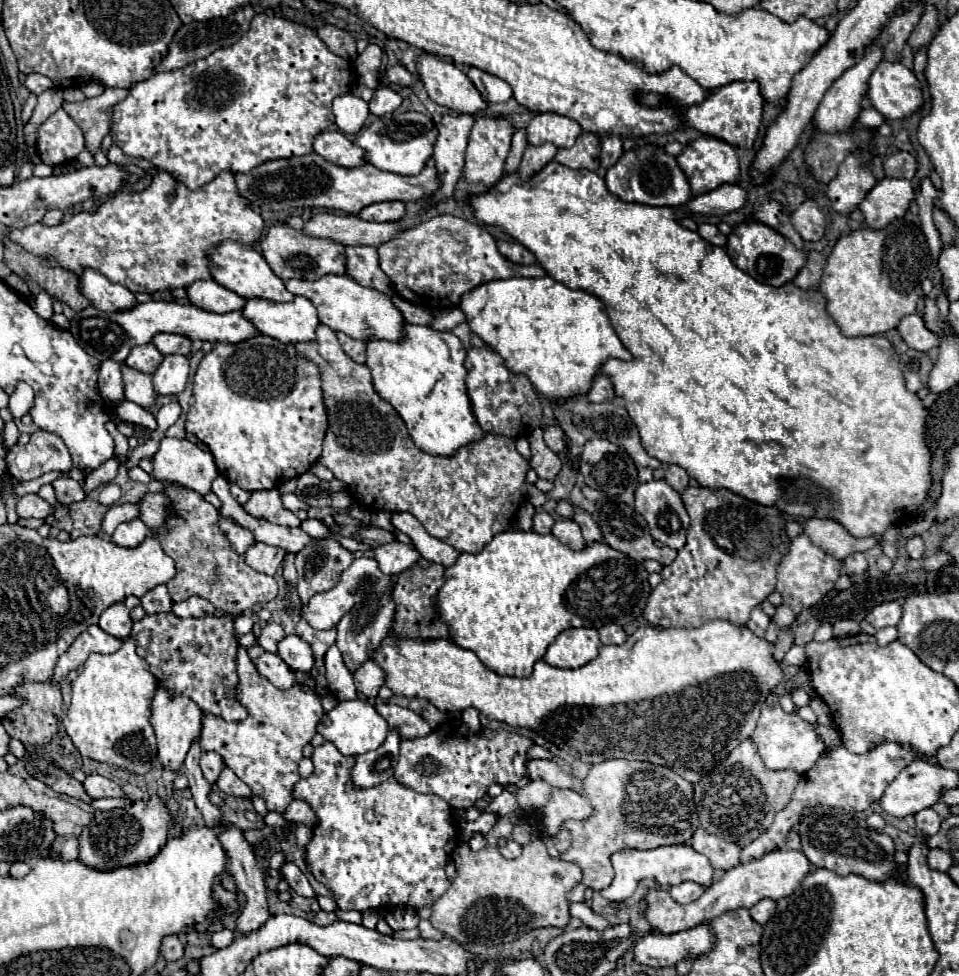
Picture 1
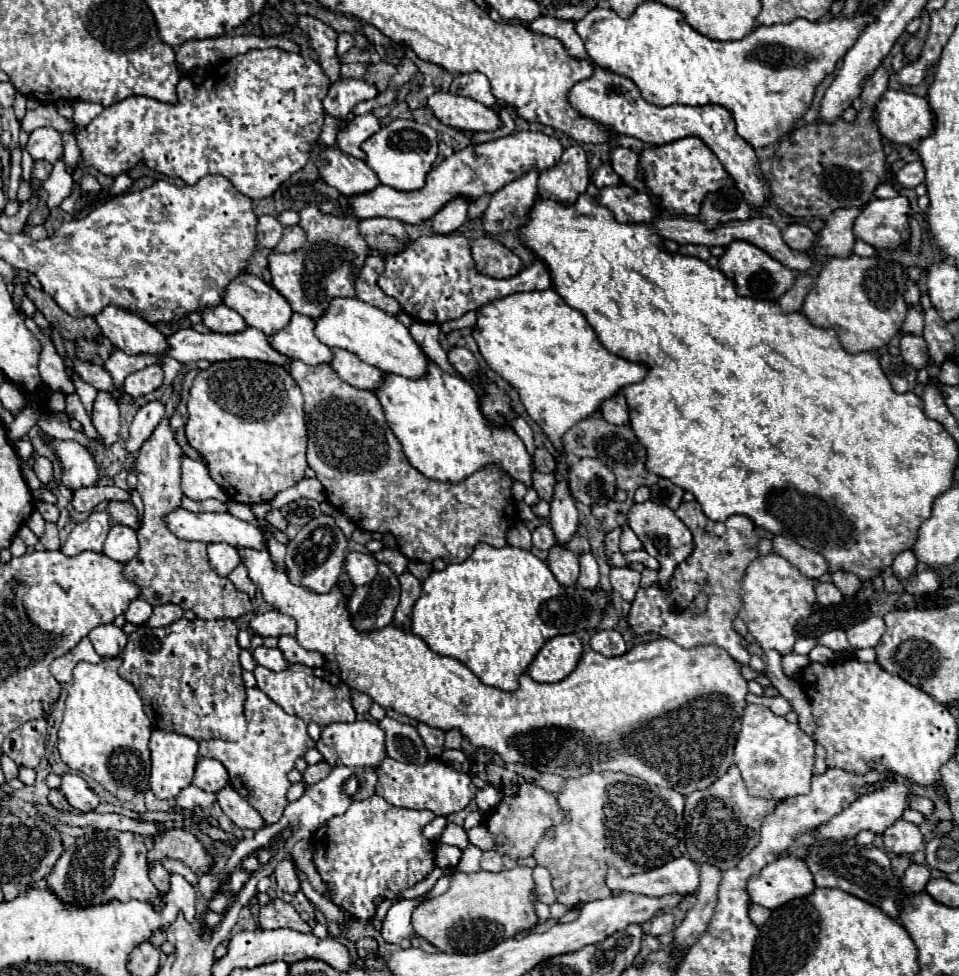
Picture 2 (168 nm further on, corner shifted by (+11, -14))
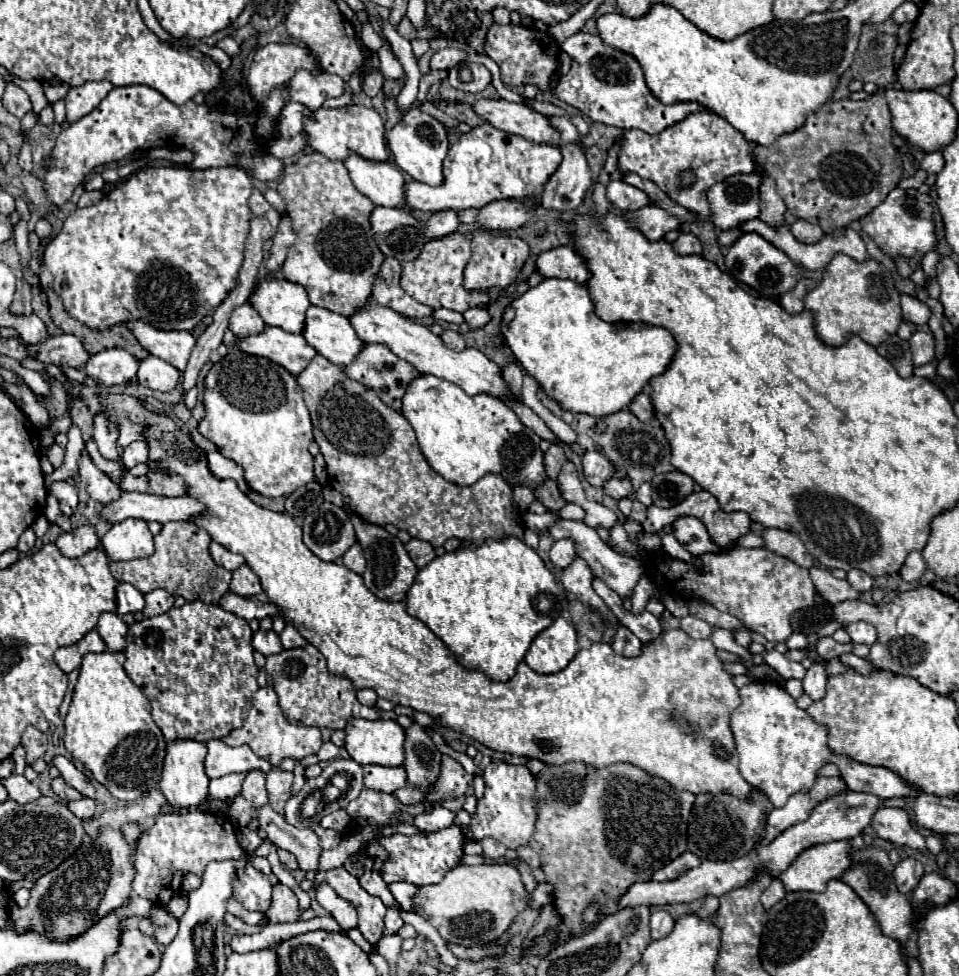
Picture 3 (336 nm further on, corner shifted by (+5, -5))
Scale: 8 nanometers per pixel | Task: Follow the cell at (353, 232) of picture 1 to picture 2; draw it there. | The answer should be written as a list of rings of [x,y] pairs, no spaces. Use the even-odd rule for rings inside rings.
[[[286,227],[284,229],[284,235],[278,243],[278,247],[274,251],[280,251],[280,253],[292,253],[296,249],[300,249],[302,245],[306,243],[306,231],[302,227]]]

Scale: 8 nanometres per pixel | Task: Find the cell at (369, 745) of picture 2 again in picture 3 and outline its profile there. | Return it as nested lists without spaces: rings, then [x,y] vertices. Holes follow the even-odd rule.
[[[352,718],[346,726],[346,750],[358,764],[402,766],[404,728],[396,720]]]

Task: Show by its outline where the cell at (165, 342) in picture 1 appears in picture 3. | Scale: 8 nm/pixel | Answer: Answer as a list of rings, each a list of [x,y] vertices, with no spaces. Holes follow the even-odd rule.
[[[112,348],[92,354],[84,368],[86,376],[104,386],[132,382],[136,378],[136,370],[138,370],[138,360],[128,350],[122,348]]]

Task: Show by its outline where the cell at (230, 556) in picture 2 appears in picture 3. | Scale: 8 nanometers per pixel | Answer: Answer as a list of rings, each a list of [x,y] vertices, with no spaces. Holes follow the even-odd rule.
[[[210,542],[210,556],[214,558],[214,562],[230,572],[234,572],[238,566],[244,564],[244,558],[240,554],[232,554],[228,552],[224,546],[216,544],[216,542]]]

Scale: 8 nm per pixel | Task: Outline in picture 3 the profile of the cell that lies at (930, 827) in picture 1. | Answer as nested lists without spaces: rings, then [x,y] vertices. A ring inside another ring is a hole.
[[[878,808],[872,816],[870,826],[880,838],[896,846],[908,846],[920,852],[926,850],[924,836],[914,828],[910,816],[900,808]]]

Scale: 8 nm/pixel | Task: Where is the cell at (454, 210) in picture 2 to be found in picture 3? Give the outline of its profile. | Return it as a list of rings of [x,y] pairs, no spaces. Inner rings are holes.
[[[444,210],[444,212],[434,212],[428,222],[426,222],[426,238],[434,240],[434,238],[444,238],[448,234],[454,234],[458,230],[460,222],[454,210]]]

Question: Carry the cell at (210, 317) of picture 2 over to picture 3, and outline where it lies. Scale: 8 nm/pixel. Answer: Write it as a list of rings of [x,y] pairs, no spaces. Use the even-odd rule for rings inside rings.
[[[248,302],[242,304],[238,310],[234,310],[234,314],[230,316],[230,330],[238,338],[260,334],[264,328],[266,328],[264,320],[260,318],[260,314]]]

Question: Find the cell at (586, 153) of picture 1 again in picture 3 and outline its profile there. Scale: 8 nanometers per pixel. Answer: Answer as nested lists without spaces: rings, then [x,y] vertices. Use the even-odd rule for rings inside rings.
[[[562,144],[560,152],[562,152],[562,164],[544,186],[542,206],[548,210],[568,212],[576,210],[582,204],[592,184],[592,174],[586,164],[584,150],[580,146]]]

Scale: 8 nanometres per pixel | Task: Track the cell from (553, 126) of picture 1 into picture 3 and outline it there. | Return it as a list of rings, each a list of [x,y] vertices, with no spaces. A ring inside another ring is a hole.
[[[484,122],[472,132],[462,134],[448,150],[444,160],[444,184],[428,186],[422,182],[406,184],[406,204],[412,210],[480,210],[494,200],[518,200],[528,208],[538,208],[544,184],[556,172],[562,154],[556,146],[534,144],[522,136],[508,136],[492,124]]]

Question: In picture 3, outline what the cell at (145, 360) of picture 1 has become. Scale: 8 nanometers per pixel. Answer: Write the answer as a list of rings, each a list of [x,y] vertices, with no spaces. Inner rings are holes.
[[[148,356],[146,360],[140,362],[140,368],[138,368],[140,386],[146,386],[150,390],[170,392],[178,386],[178,382],[180,382],[180,372],[166,360],[158,356]]]

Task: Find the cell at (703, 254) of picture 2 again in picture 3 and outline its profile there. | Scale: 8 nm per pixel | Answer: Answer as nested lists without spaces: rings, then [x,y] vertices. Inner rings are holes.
[[[680,232],[680,236],[672,242],[672,248],[676,254],[688,256],[688,254],[702,254],[700,240],[690,232]]]

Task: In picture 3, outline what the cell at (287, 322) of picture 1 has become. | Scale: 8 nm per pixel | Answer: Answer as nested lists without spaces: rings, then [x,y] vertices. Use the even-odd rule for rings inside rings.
[[[310,306],[302,336],[318,350],[318,354],[342,368],[348,366],[366,346],[346,316],[318,306]]]

